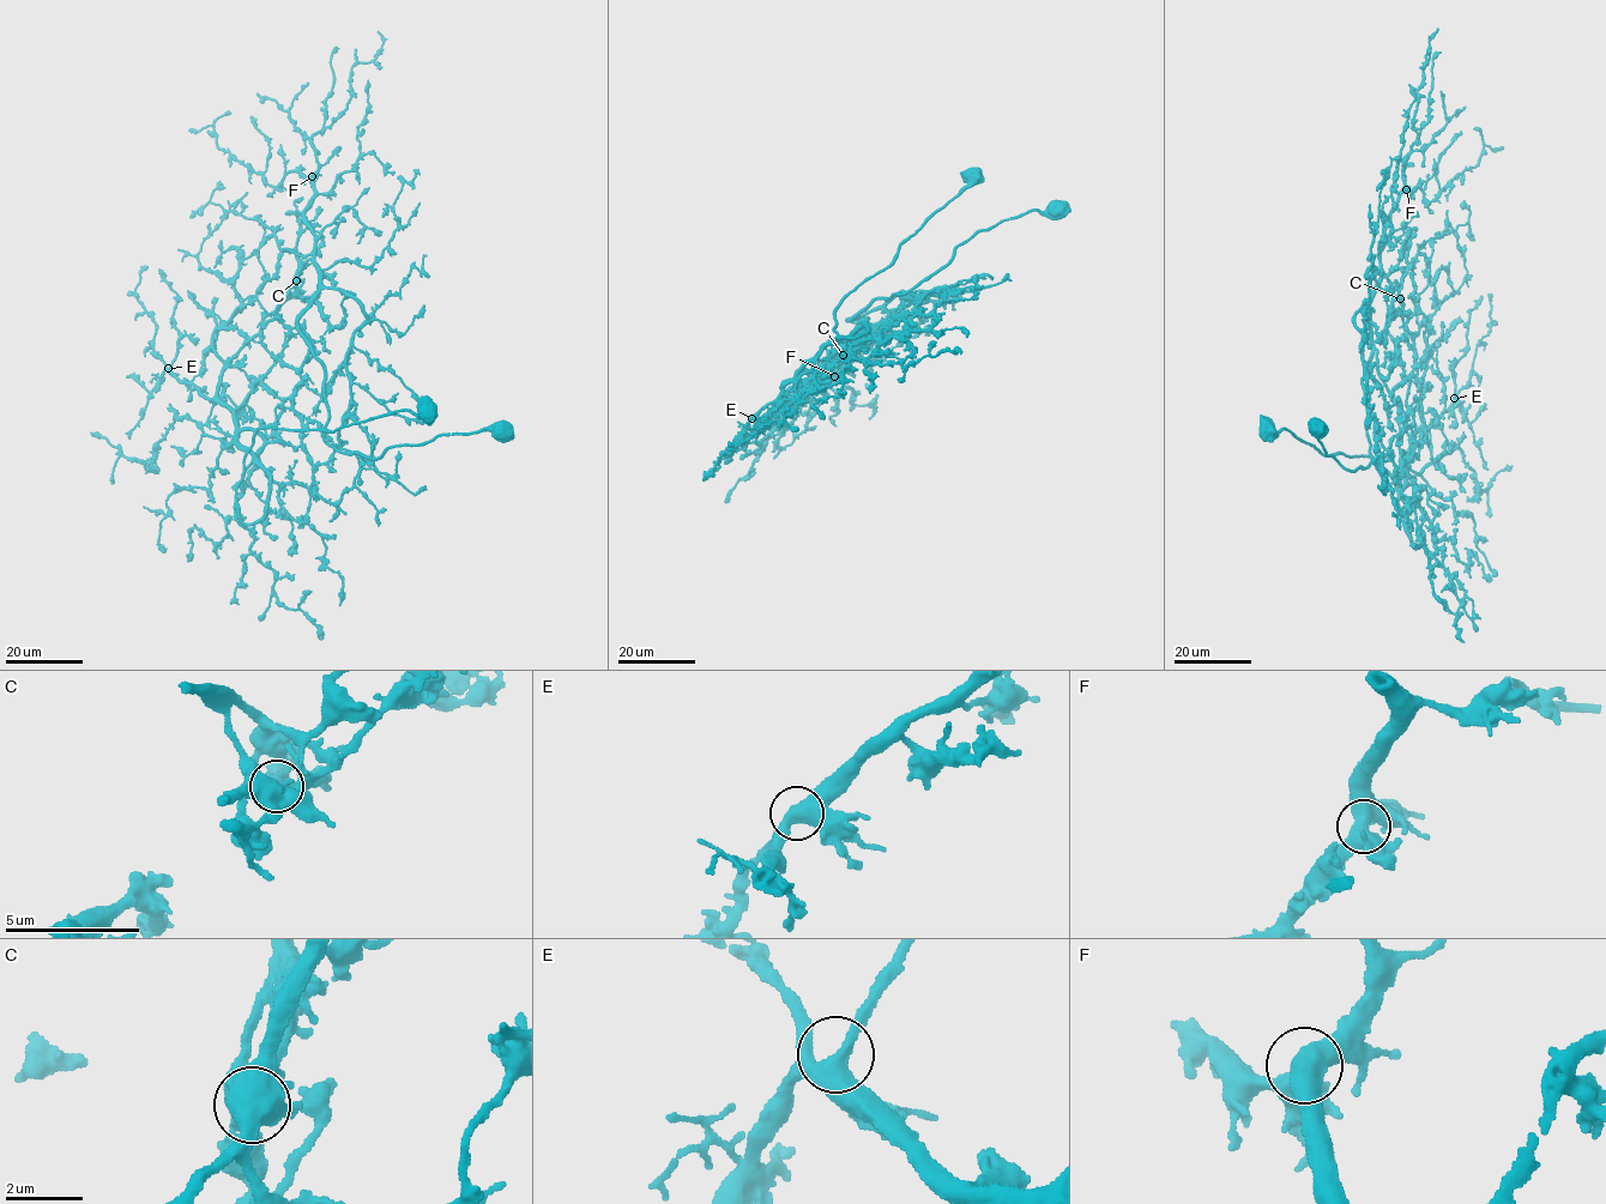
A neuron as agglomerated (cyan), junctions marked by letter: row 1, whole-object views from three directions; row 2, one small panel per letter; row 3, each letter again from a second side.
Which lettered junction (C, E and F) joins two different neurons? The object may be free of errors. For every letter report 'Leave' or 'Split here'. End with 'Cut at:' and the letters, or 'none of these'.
C: Split here
E: Leave
F: Leave
Cut at: C

